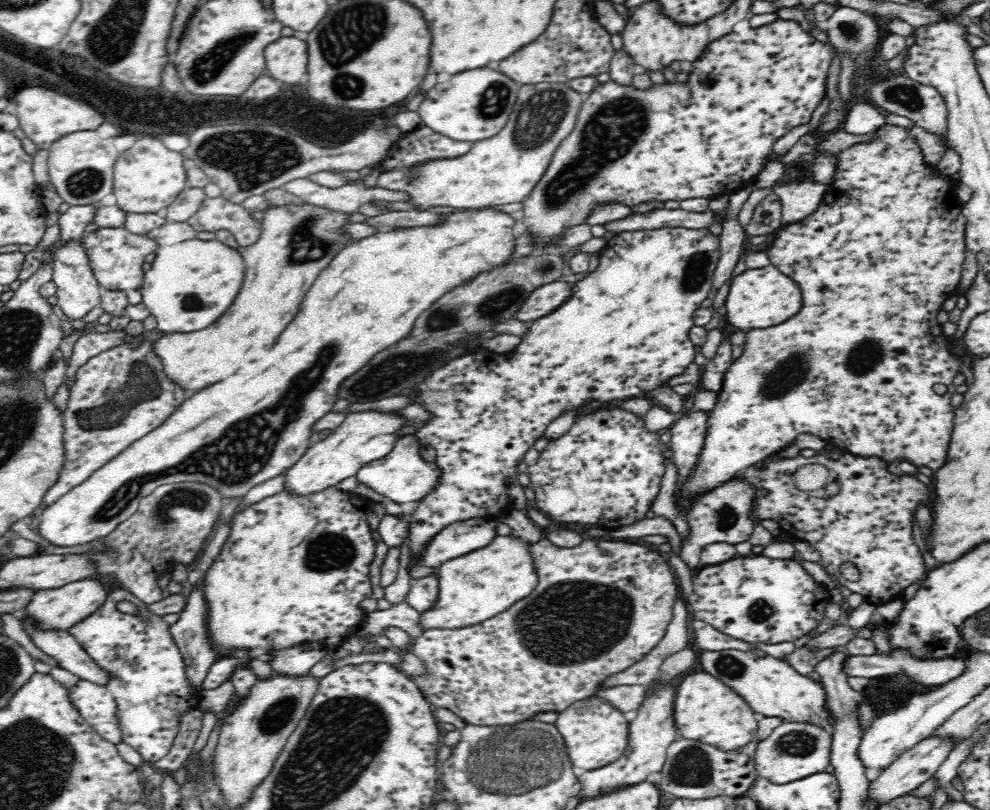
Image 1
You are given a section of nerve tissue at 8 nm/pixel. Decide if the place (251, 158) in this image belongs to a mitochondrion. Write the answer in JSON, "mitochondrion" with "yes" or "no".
{"mitochondrion":"yes"}

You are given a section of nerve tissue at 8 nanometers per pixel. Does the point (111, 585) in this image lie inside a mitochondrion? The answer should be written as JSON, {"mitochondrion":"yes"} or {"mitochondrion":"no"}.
{"mitochondrion":"no"}

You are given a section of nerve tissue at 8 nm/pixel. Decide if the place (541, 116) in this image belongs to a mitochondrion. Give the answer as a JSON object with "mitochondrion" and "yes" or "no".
{"mitochondrion":"yes"}

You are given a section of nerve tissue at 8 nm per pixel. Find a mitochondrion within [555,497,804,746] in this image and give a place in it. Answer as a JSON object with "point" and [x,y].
{"point":[728,666]}

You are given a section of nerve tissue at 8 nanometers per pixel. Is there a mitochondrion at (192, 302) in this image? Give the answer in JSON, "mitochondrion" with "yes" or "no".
{"mitochondrion":"yes"}

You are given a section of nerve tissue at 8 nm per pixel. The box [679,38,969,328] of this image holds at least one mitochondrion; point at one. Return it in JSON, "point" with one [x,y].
{"point":[902,93]}

